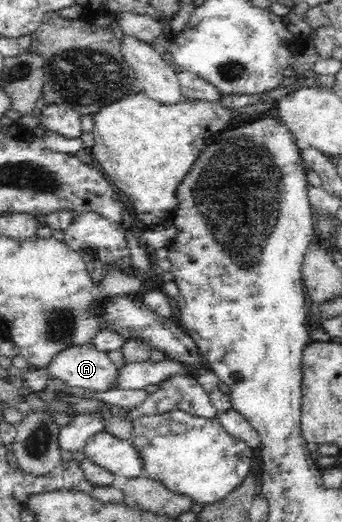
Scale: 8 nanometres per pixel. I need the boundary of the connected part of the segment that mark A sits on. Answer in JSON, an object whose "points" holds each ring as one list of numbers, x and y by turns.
{"points":[[93,345,73,346,59,352,48,365,48,373,53,379,60,379,67,384,67,389,85,392,103,393,115,389,120,368,111,361,107,352,99,351]]}

